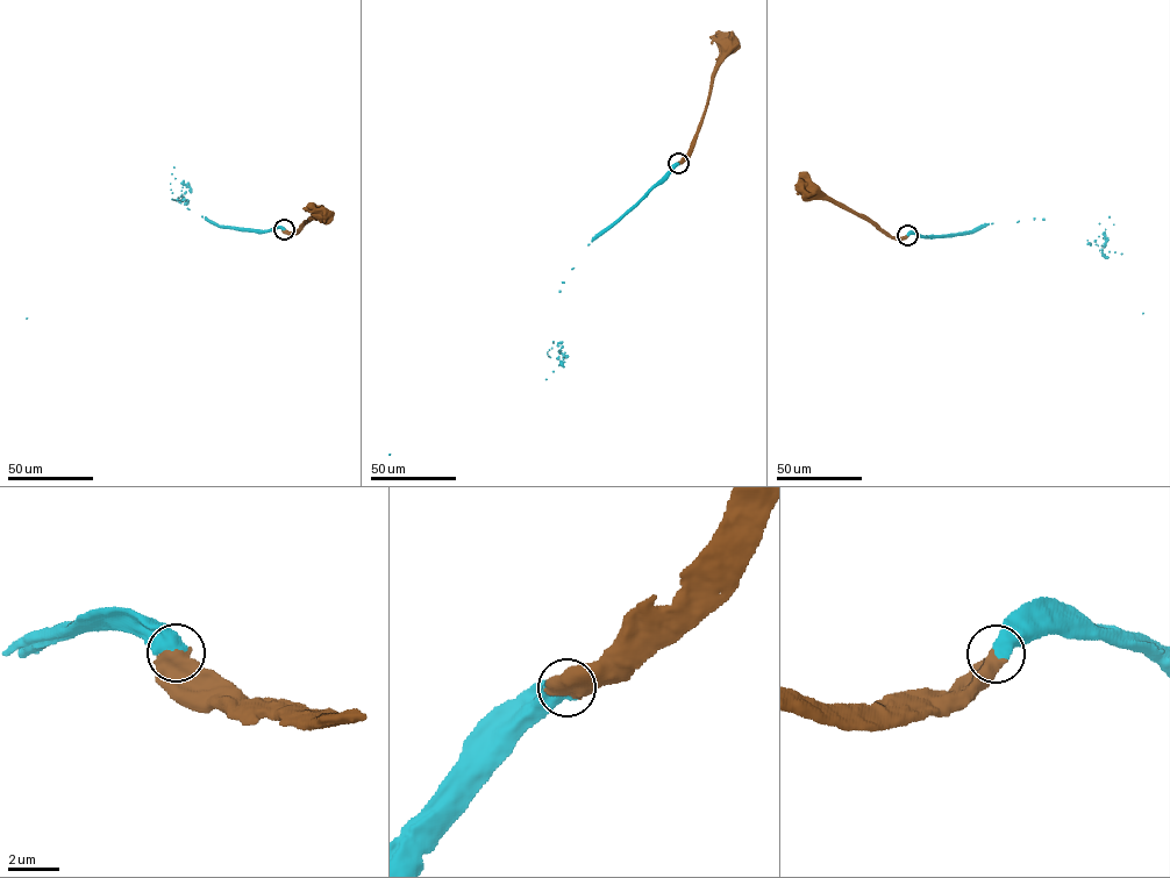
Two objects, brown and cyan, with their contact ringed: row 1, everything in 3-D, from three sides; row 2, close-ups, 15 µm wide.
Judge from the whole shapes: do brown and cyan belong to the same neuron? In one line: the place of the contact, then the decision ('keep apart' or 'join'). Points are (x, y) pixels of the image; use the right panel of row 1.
place (907, 235); join

